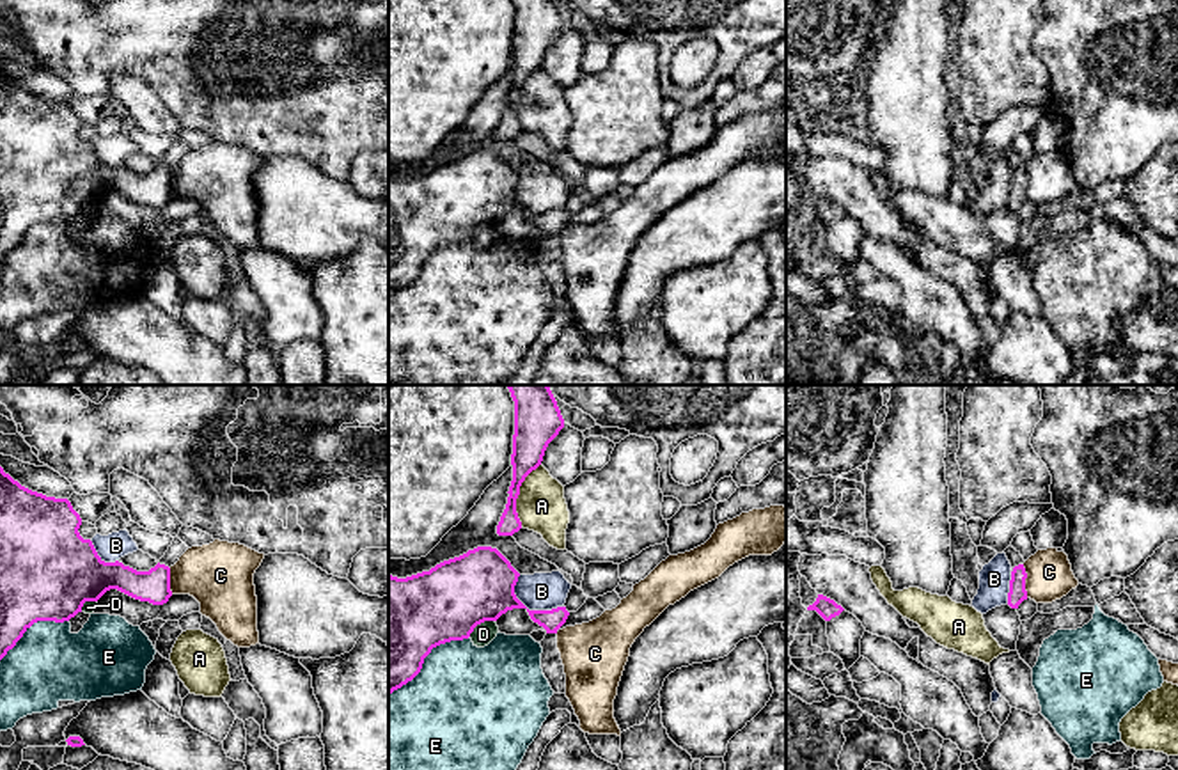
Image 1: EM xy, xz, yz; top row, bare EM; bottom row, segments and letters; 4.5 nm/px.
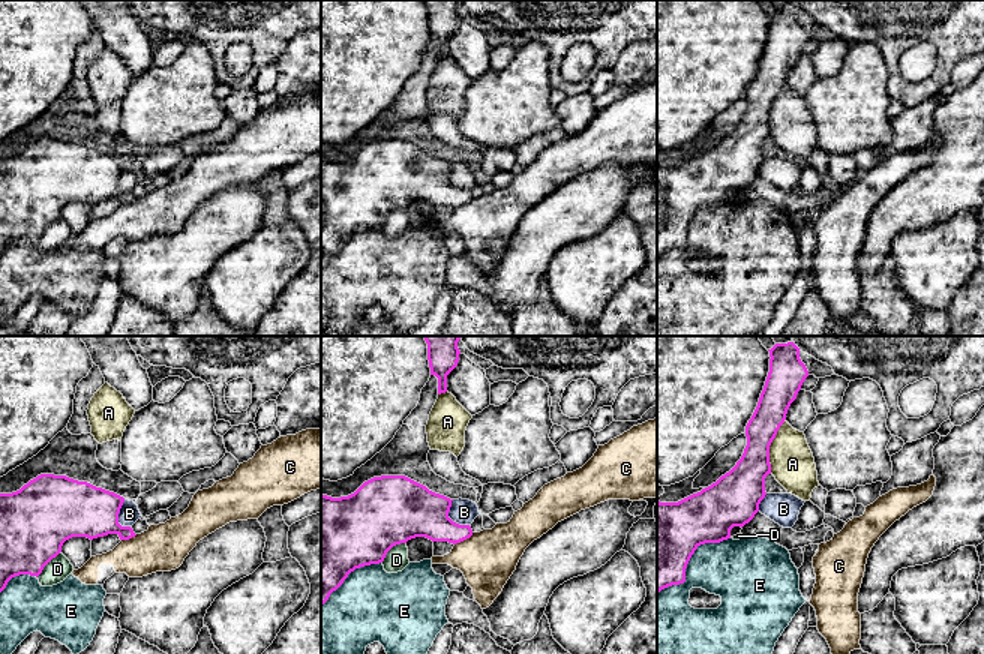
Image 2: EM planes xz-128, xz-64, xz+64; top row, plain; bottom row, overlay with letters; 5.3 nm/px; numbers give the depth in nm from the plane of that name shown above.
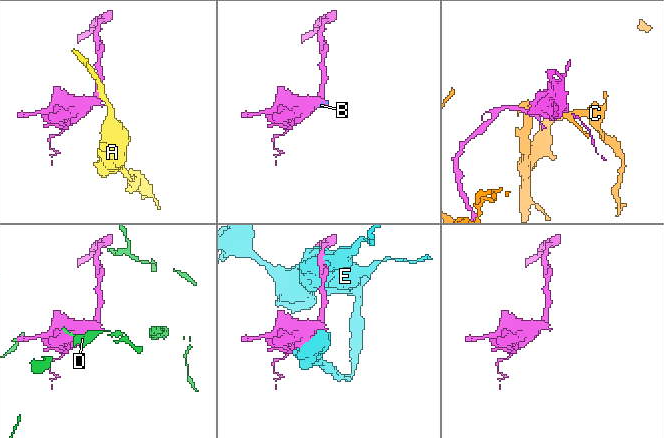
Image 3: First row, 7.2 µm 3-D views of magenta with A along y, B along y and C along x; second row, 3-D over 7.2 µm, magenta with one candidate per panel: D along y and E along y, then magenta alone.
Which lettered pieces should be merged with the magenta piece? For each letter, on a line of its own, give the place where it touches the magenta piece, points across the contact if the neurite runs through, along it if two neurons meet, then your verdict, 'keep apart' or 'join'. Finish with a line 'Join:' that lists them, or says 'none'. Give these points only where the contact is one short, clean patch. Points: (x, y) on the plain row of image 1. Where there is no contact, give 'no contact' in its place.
A: xz (518, 96) | keep apart
B: xz (531, 213) | keep apart
C: yz (1024, 183) | keep apart
D: xz (479, 226) | keep apart
E: xz (426, 258) | keep apart
Join: none

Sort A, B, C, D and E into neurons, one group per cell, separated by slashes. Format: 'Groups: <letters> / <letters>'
Groups: A / B / C / D / E

